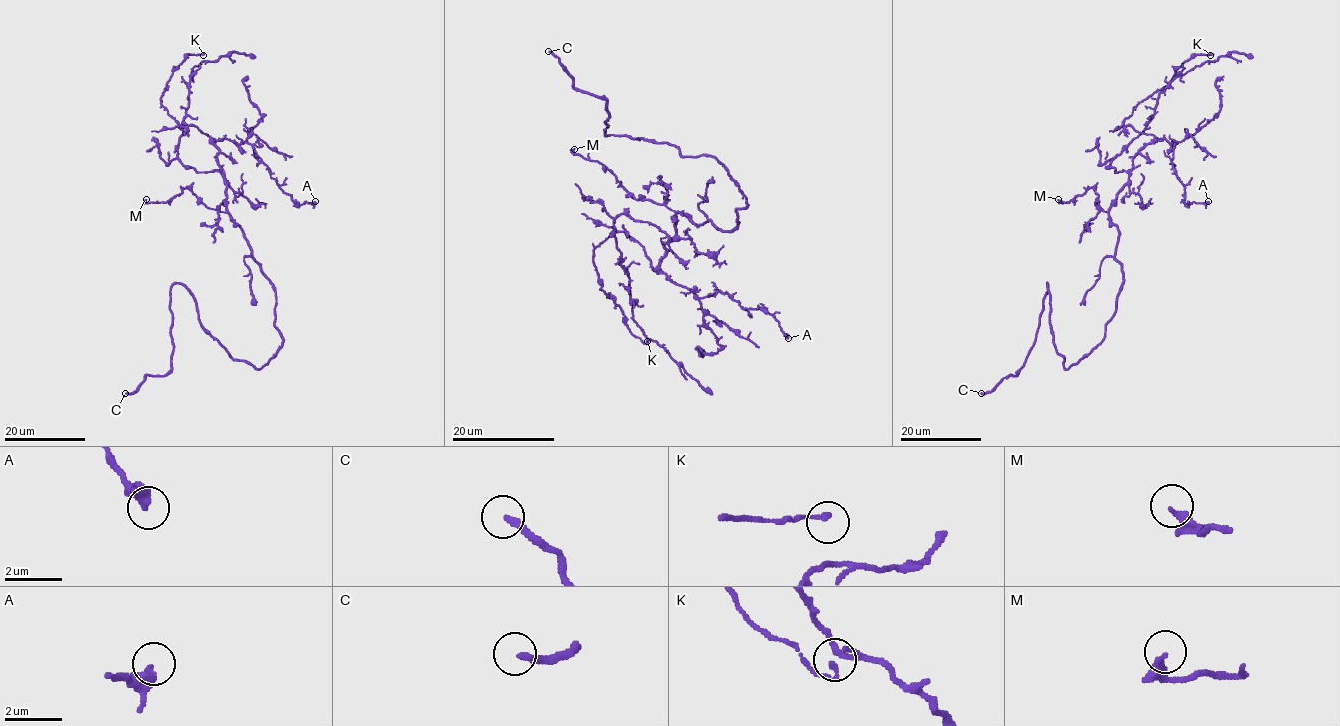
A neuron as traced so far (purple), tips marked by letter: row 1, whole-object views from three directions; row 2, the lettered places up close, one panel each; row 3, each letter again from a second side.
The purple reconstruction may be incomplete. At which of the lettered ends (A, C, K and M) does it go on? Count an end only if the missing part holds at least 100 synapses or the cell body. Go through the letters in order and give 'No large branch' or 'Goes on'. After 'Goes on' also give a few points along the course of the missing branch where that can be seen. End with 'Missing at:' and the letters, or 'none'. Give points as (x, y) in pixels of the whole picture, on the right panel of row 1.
A: No large branch
C: Goes on
K: No large branch
M: No large branch
Missing at: C

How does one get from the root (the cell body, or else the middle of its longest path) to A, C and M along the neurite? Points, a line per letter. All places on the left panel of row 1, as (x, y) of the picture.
A: (272, 287), (227, 209), (227, 184), (214, 142), (248, 142), (295, 202), (315, 201)
C: (272, 287), (283, 344), (255, 368), (230, 355), (201, 325), (192, 293), (174, 283), (171, 368), (125, 393)
M: (272, 287), (252, 257), (242, 228), (227, 213), (208, 207), (188, 188), (166, 202), (147, 203), (146, 199)

